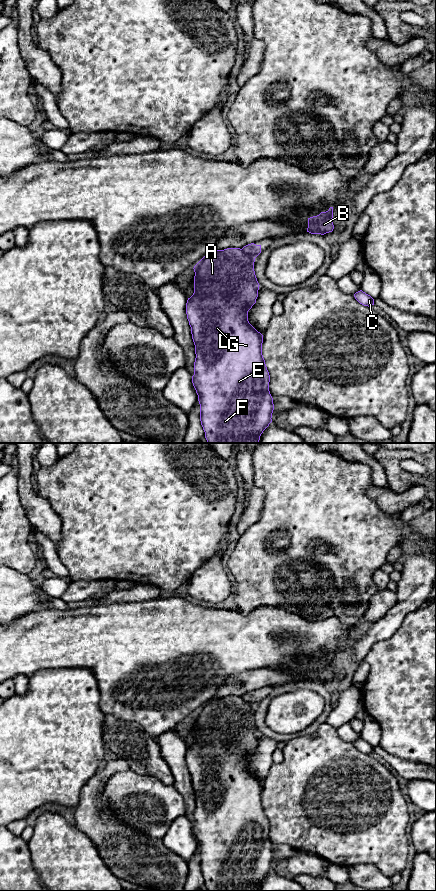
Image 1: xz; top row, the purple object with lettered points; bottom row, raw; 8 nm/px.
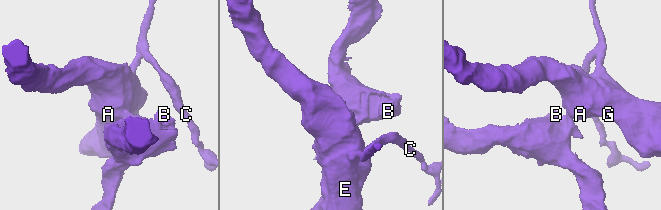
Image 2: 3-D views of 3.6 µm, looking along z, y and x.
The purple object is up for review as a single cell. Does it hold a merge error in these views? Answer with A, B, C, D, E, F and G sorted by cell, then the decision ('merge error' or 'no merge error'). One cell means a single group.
A C D E F G / B; merge error

